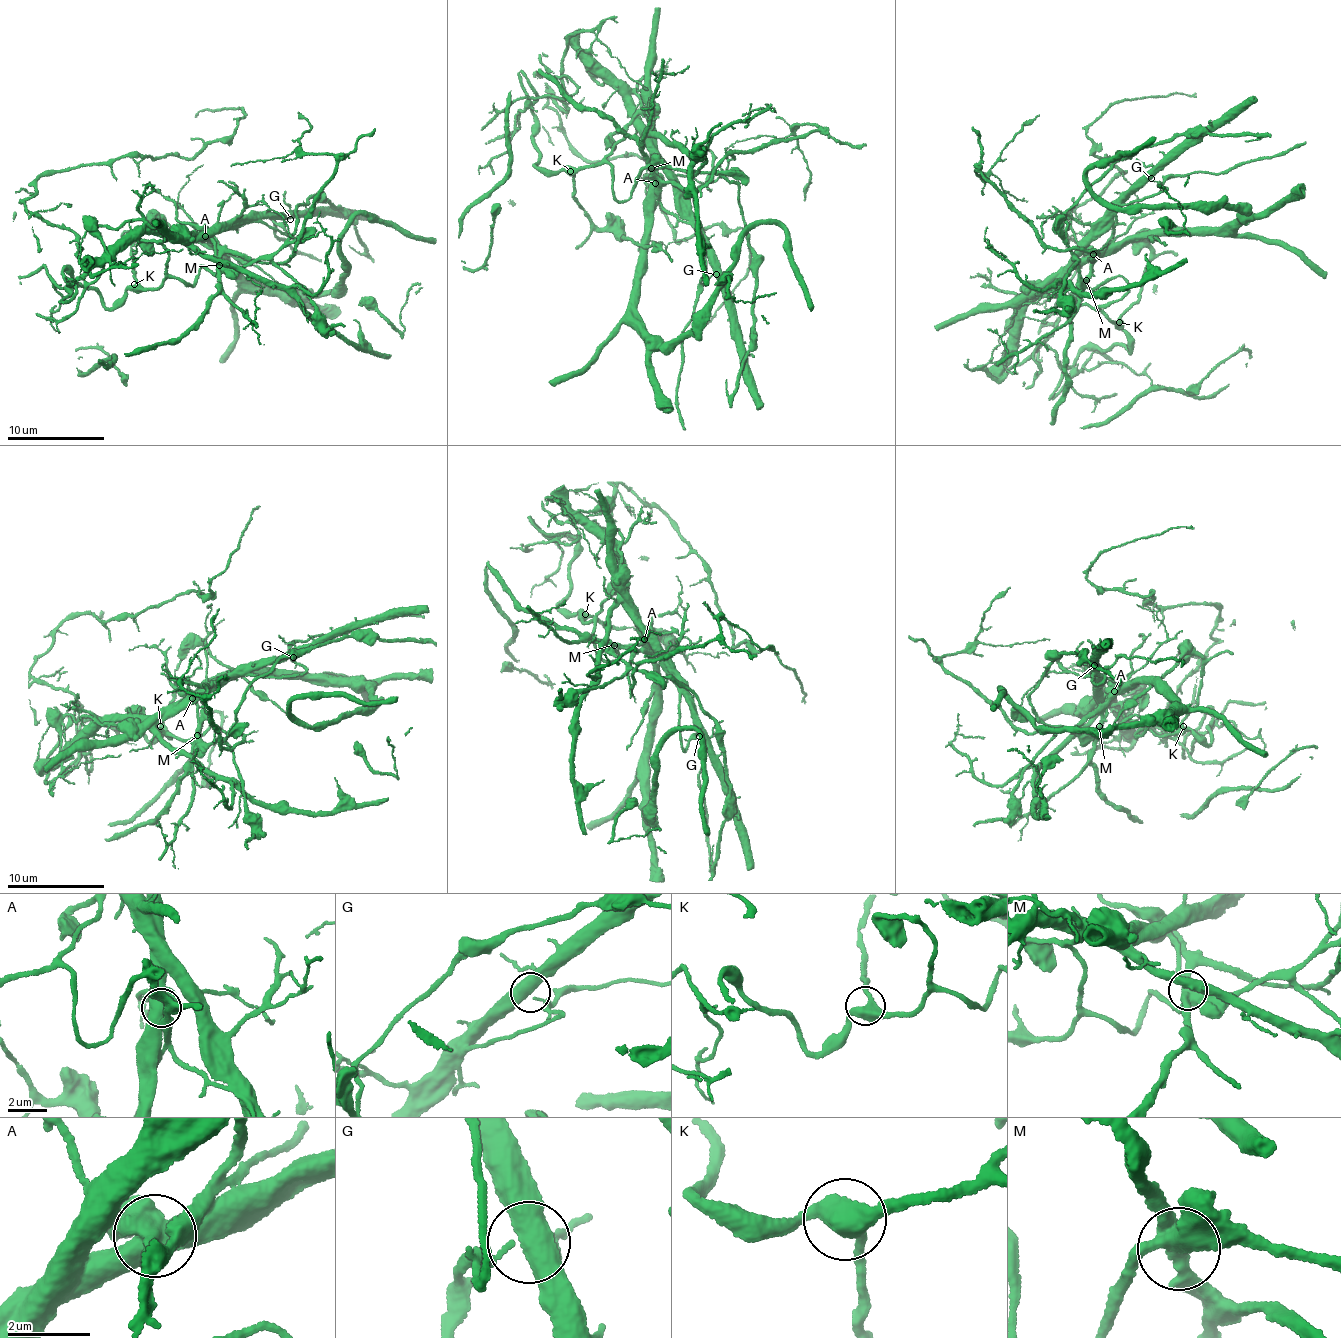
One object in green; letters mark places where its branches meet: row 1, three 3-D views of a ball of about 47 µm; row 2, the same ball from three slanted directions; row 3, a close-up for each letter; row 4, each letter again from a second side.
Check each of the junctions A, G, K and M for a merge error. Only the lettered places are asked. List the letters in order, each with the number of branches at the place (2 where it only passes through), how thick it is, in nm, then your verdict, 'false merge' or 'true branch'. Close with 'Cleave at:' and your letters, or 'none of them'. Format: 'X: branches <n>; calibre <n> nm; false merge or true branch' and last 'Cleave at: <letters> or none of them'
A: branches 4; calibre 650 nm; false merge
G: branches 4; calibre 440 nm; true branch
K: branches 3; calibre 440 nm; true branch
M: branches 4; calibre 400 nm; false merge
Cleave at: A, M

